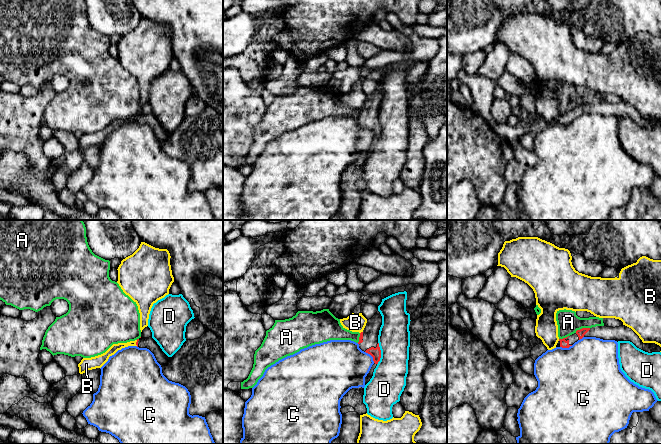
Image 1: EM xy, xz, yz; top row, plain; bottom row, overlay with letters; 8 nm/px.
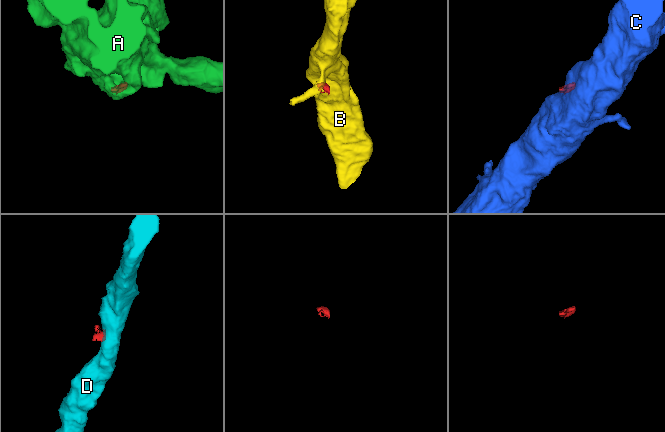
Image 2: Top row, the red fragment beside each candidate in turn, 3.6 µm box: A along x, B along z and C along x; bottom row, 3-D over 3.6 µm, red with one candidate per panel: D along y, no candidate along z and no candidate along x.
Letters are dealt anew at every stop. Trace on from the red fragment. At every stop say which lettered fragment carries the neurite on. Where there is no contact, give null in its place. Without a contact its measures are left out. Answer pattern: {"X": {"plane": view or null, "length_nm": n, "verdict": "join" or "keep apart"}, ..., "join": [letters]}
{"A": {"plane": "yz", "length_nm": 130, "verdict": "keep apart"}, "B": {"plane": "xy", "length_nm": 50, "verdict": "keep apart"}, "C": {"plane": "xz", "length_nm": 120, "verdict": "keep apart"}, "D": {"plane": "xz", "length_nm": 180, "verdict": "keep apart"}, "join": []}

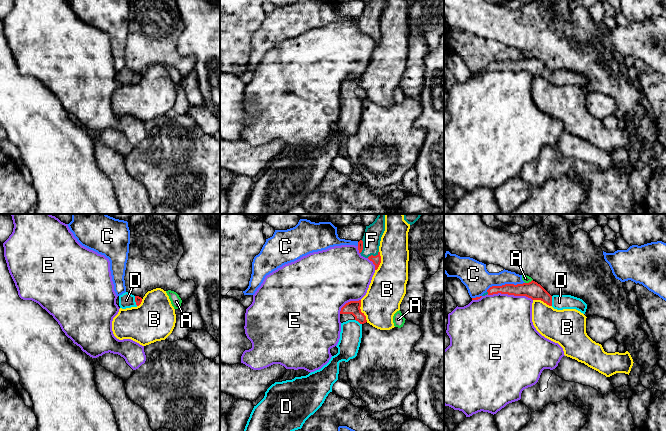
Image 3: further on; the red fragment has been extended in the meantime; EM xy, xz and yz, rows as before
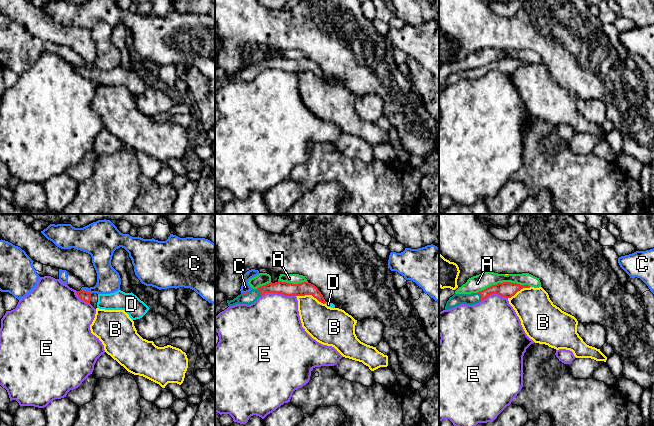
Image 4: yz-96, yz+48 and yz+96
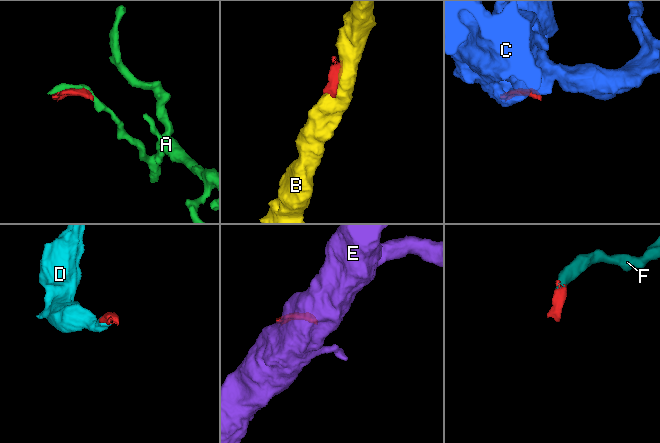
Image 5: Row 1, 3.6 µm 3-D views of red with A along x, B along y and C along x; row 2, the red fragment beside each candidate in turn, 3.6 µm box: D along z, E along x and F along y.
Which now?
{"A": {"plane": "yz", "length_nm": 70, "verdict": "keep apart"}, "B": {"plane": "xz", "length_nm": 190, "verdict": "keep apart"}, "C": {"plane": "yz", "length_nm": 320, "verdict": "keep apart"}, "D": {"plane": "yz", "length_nm": 80, "verdict": "join"}, "E": {"plane": "yz", "length_nm": 380, "verdict": "keep apart"}, "F": {"plane": "xz", "length_nm": 110, "verdict": "join"}, "join": ["D", "F"]}

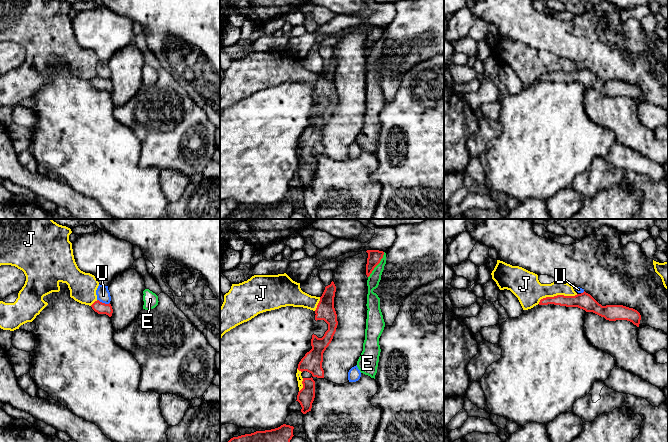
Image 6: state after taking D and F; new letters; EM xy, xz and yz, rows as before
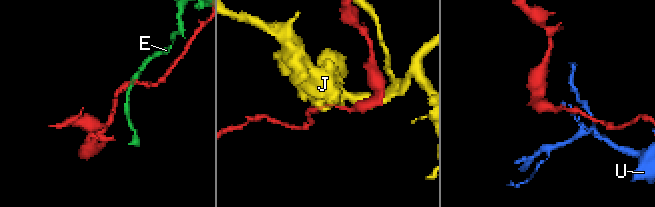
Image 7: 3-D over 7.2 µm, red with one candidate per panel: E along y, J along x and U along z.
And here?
{"E": {"plane": "xz", "length_nm": 240, "verdict": "keep apart"}, "J": {"plane": "yz", "length_nm": 320, "verdict": "keep apart"}, "U": {"plane": "xy", "length_nm": 110, "verdict": "keep apart"}, "join": []}

